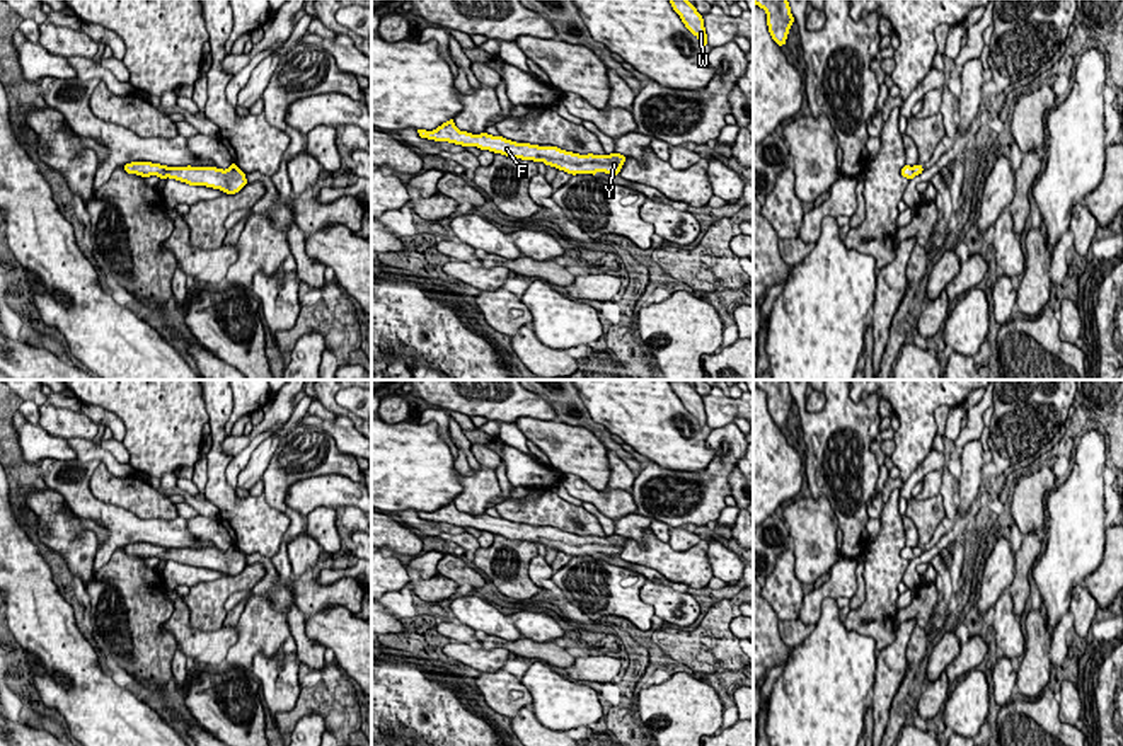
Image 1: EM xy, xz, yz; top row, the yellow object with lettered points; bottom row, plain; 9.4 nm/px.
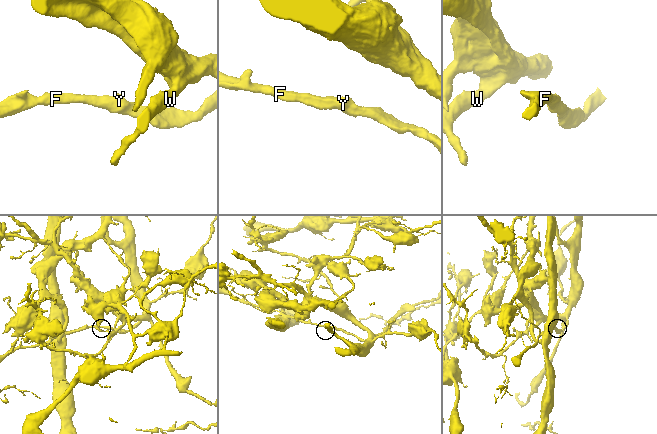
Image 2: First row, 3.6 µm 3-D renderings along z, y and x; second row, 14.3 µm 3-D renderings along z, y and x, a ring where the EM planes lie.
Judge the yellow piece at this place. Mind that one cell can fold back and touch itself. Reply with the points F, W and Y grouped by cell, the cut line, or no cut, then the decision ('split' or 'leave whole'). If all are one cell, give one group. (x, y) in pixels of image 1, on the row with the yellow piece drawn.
F / W Y; cut in xz along (551, 147), (554, 166); split

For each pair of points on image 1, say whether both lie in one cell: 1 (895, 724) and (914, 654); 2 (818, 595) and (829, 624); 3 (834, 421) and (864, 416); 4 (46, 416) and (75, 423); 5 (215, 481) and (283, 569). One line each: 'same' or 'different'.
1: same
2: different
3: same
4: same
5: different

